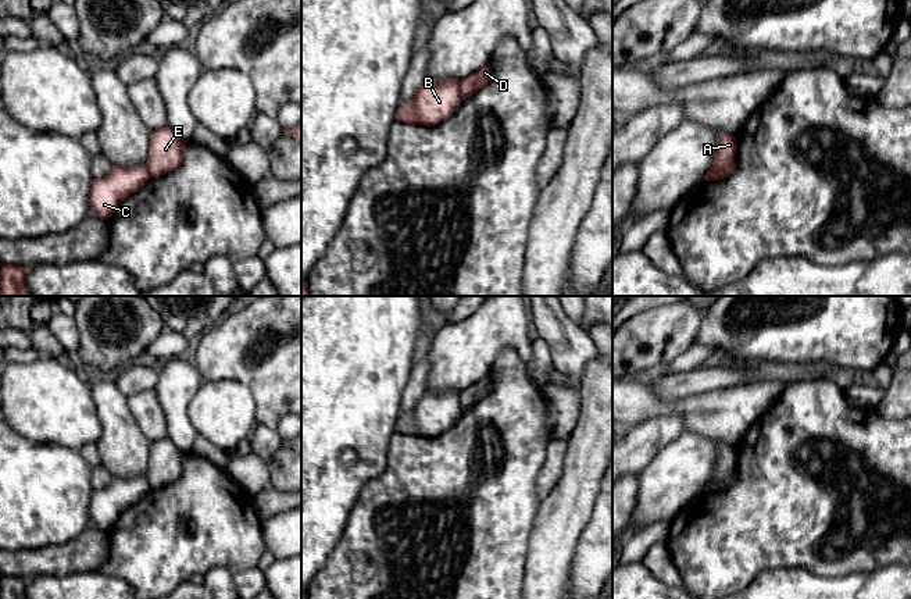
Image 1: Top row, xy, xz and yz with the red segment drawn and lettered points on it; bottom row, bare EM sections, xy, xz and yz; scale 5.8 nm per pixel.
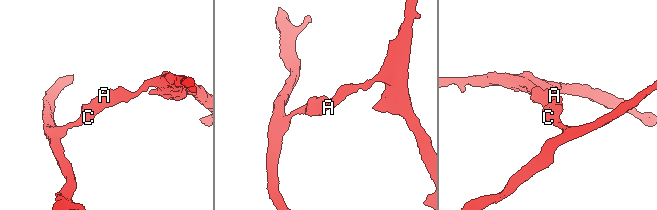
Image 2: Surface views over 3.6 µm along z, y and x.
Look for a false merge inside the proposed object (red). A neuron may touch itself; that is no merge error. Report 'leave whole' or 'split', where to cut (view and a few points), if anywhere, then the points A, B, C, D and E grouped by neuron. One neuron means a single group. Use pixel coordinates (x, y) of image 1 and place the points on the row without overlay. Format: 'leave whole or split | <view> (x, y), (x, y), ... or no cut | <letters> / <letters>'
split | yz (733, 469), (725, 477), (710, 482) | A D E / B C

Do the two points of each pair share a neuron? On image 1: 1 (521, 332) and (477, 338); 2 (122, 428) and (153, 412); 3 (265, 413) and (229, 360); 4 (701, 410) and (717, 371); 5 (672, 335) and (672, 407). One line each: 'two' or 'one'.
1: one
2: two
3: one
4: two
5: two

